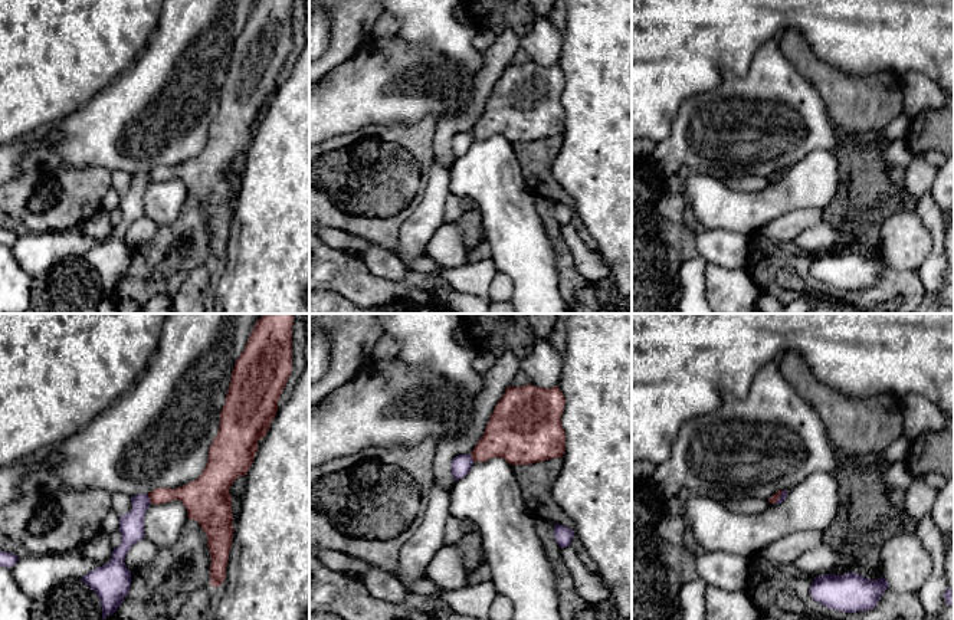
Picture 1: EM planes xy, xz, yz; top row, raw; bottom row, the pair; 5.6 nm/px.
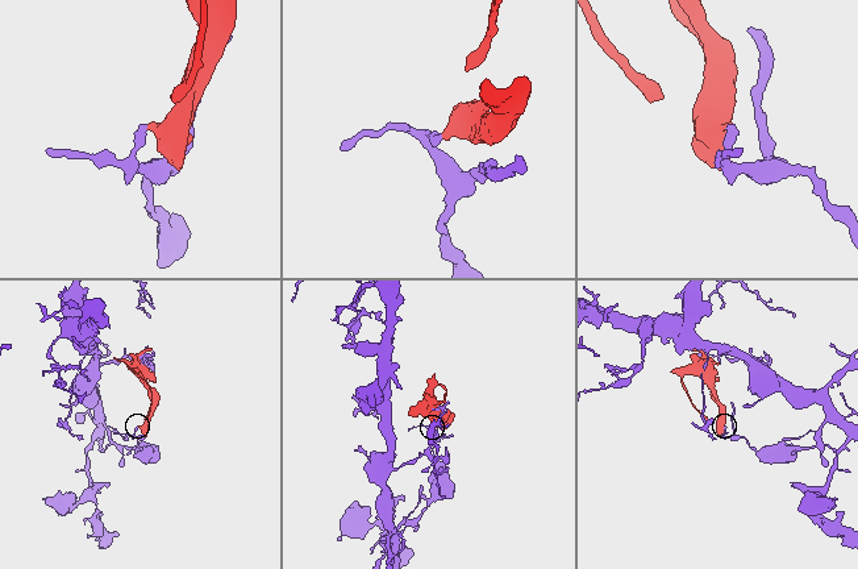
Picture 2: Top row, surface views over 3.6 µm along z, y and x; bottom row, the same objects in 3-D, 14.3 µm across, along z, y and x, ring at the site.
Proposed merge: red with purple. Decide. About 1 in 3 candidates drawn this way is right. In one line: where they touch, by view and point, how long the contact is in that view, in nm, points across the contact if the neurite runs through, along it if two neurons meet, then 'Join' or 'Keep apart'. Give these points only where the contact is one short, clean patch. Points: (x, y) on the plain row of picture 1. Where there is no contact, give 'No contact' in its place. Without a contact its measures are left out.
Touches red at xy (150, 177). Shared border 50 nm. Boundary: xy (147, 173), (151, 180). Keep apart

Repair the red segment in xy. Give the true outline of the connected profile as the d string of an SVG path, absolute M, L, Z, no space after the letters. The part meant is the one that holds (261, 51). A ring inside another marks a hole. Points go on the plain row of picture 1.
M256 0L247 22L235 40L230 65L220 89L217 114L209 127L209 137L203 151L193 160L176 167L155 165L148 171L154 183L180 178L187 187L188 197L200 201L207 213L210 229L210 263L220 265L226 255L226 245L233 217L233 191L230 164L239 154L246 154L258 119L263 117L278 89L278 79L292 50L292 3L294 0Z

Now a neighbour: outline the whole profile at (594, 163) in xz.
M567 0L558 66L565 76L565 128L553 177L574 199L574 211L597 242L622 301L632 302L632 0Z

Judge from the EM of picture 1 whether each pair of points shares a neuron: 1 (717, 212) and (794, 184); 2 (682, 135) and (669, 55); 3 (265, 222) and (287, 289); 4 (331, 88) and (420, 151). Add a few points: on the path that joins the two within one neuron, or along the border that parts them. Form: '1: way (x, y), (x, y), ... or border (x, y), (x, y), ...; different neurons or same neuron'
1: way (736, 210), (754, 210), (776, 199); same neuron
2: border (705, 91), (682, 104), (662, 141); different neurons
3: way (282, 239), (287, 243), (287, 272); same neuron
4: border (418, 121), (413, 124), (361, 125), (351, 131); different neurons

